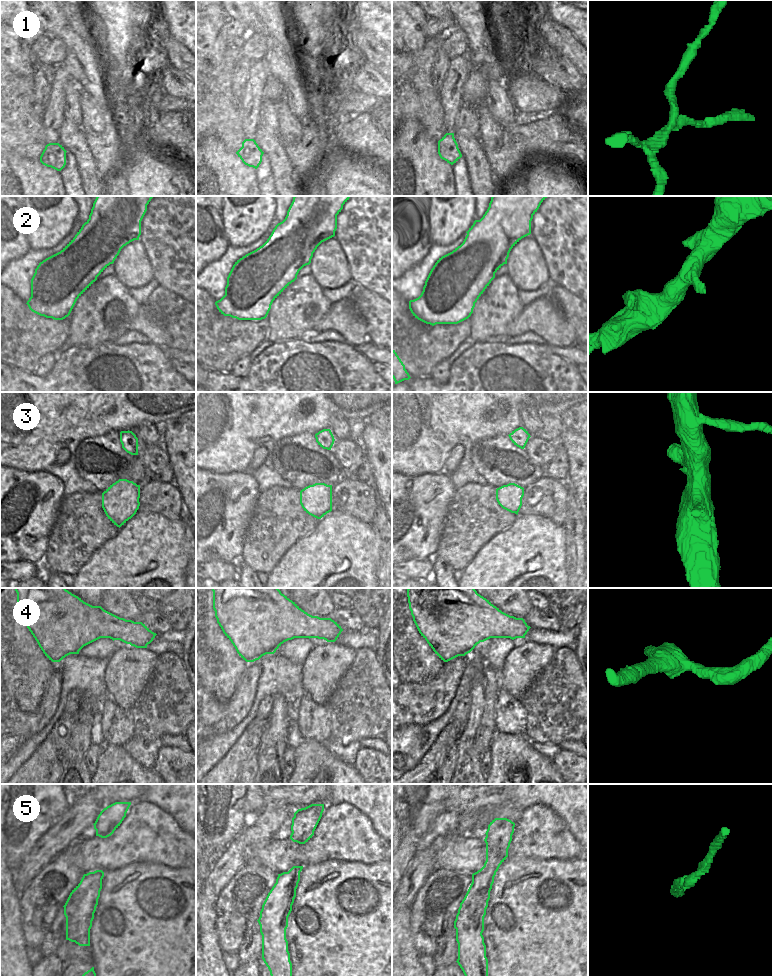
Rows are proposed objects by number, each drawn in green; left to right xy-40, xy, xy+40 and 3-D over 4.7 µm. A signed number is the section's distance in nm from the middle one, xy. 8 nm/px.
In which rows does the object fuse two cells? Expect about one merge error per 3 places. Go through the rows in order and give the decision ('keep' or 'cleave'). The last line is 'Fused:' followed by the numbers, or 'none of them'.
1: cleave
2: keep
3: keep
4: keep
5: keep
Fused: 1

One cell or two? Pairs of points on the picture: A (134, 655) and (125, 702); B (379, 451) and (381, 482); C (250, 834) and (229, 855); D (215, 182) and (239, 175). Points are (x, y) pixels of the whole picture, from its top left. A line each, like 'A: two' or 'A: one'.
A: one
B: one
C: one
D: one

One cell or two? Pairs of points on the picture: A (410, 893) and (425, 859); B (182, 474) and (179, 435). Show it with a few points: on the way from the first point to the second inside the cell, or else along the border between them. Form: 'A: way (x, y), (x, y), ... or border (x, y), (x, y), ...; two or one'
A: way (414, 885), (414, 877), (421, 867); one
B: way (182, 464), (182, 460), (176, 454), (179, 445); one

